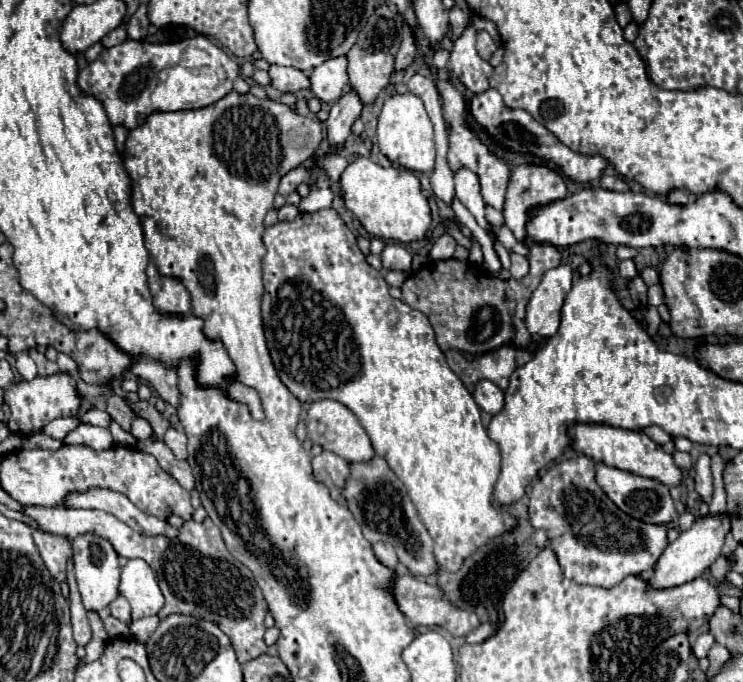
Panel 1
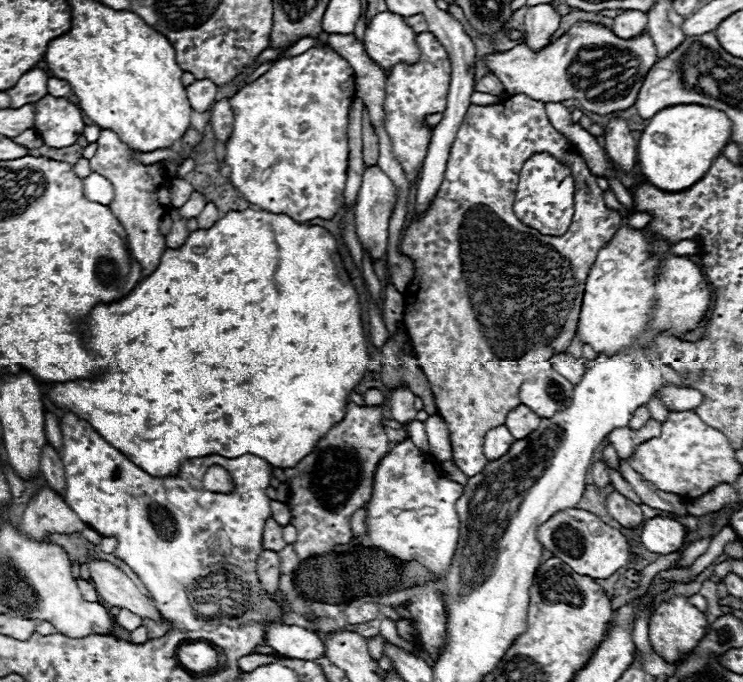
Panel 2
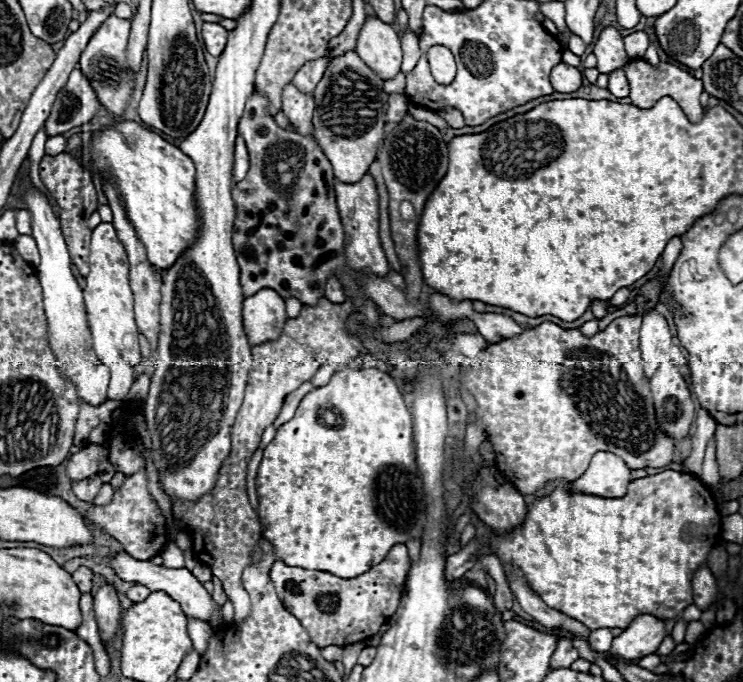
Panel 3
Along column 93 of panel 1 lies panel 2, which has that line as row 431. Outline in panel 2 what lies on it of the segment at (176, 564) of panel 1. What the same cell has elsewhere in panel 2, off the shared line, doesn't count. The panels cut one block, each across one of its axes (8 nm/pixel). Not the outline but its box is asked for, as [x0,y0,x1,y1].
[504,404,542,440]

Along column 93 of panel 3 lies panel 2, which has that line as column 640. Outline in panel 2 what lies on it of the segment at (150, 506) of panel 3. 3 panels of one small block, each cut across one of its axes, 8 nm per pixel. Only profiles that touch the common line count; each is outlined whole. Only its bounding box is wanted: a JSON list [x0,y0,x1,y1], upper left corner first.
[606,492,644,528]

